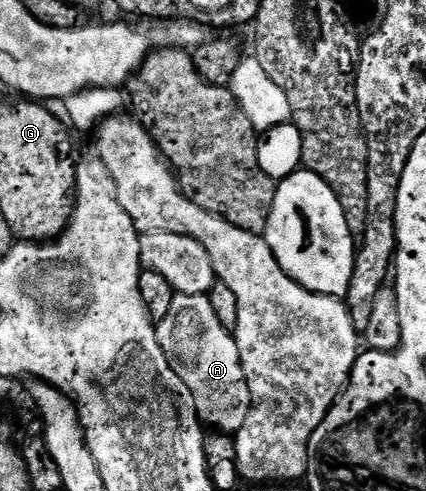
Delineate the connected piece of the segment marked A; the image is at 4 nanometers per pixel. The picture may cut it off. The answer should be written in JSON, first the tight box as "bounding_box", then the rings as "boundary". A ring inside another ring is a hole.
{"bounding_box":[156,294,250,433],"boundary":[[[175,294],[168,317],[157,320],[156,326],[160,349],[164,349],[180,381],[188,385],[203,424],[210,426],[211,423],[222,431],[237,433],[250,412],[250,390],[240,361],[240,349],[231,328],[220,325],[210,296]]]}

